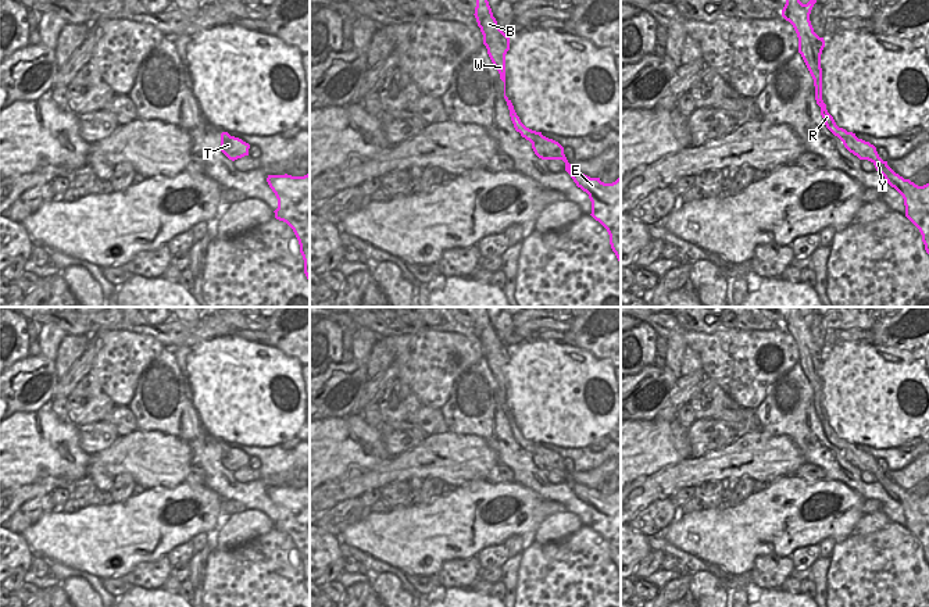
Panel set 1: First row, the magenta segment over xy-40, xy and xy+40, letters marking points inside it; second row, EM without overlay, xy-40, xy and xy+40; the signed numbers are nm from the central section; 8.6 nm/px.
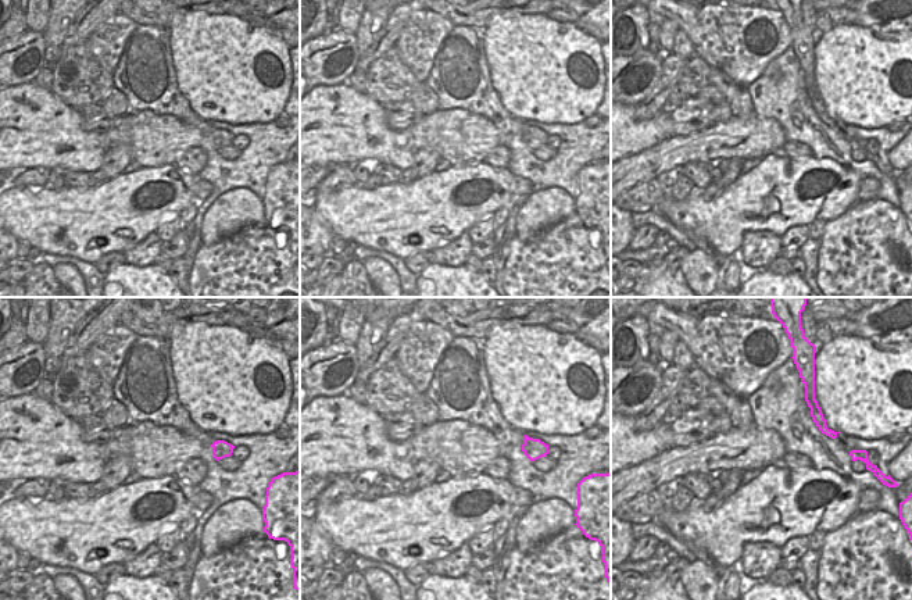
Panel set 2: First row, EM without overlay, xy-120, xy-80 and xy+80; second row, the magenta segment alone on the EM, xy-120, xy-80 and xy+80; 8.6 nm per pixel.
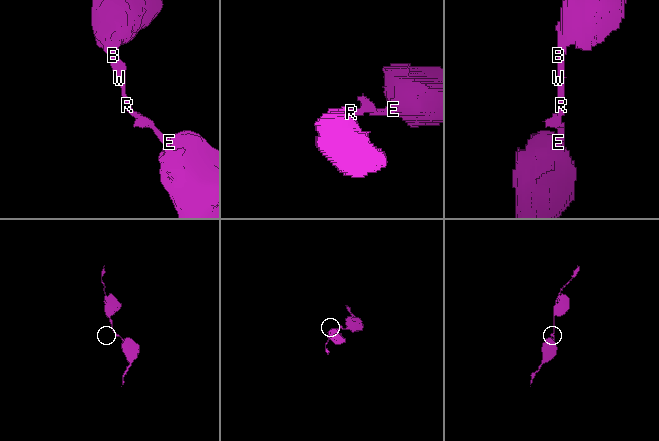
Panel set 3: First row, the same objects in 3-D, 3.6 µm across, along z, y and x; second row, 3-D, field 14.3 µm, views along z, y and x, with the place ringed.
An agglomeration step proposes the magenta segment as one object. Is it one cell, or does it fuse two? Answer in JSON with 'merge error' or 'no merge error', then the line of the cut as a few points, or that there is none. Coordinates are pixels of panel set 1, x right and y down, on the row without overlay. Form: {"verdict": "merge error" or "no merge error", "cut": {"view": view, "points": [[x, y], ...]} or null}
{"verdict": "no merge error", "cut": null}

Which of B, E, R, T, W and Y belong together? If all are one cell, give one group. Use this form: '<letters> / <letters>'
B E R T W Y

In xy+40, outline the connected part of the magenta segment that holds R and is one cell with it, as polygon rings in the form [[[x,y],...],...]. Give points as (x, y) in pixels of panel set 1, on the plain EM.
[[[786,307],[786,315],[782,328],[789,332],[798,349],[798,364],[801,365],[815,397],[815,411],[821,418],[821,426],[826,439],[837,447],[844,458],[860,471],[871,472],[887,494],[894,499],[904,510],[905,528],[919,540],[925,561],[929,565],[929,494],[918,497],[910,490],[904,490],[896,485],[887,472],[883,472],[873,456],[858,450],[855,444],[839,439],[833,428],[828,424],[822,411],[822,379],[821,365],[825,358],[823,349],[819,349],[811,336],[810,325],[817,314],[817,307],[811,307],[807,315],[803,315],[798,307]]]

